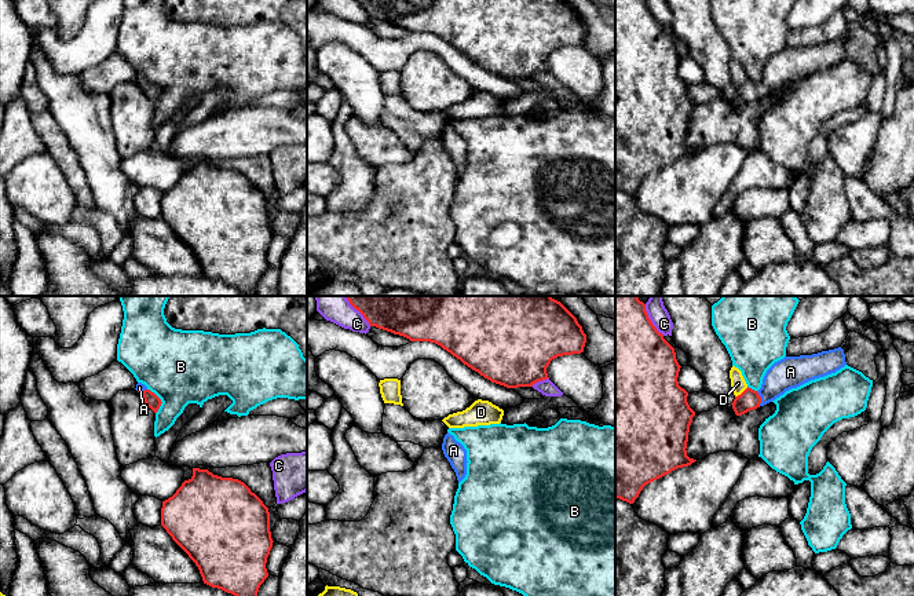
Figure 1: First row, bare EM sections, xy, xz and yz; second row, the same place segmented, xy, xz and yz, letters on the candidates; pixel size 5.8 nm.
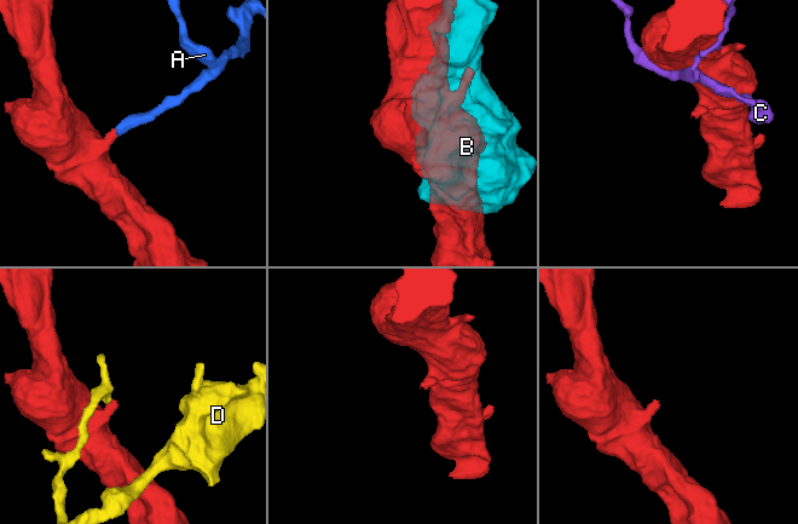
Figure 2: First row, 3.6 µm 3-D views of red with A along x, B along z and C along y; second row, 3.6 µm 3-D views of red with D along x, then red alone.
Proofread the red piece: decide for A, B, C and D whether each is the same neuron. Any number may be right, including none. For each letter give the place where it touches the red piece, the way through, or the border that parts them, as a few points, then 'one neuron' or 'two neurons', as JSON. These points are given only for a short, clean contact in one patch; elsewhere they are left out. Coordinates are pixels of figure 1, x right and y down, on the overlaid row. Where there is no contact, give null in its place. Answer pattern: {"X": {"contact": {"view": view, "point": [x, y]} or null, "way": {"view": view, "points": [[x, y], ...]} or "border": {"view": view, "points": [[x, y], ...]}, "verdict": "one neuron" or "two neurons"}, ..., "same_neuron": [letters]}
{"A": {"contact": {"view": "yz", "point": [760, 398]}, "way": {"view": "yz", "points": [[749, 399], [760, 398], [790, 372]]}, "verdict": "one neuron"}, "B": {"contact": {"view": "xy", "point": [160, 401]}, "verdict": "two neurons"}, "C": {"contact": {"view": "yz", "point": [650, 321]}, "verdict": "two neurons"}, "D": {"contact": {"view": "yz", "point": [742, 392]}, "border": {"view": "yz", "points": [[748, 387], [735, 397]]}, "verdict": "two neurons"}, "same_neuron": ["A"]}

